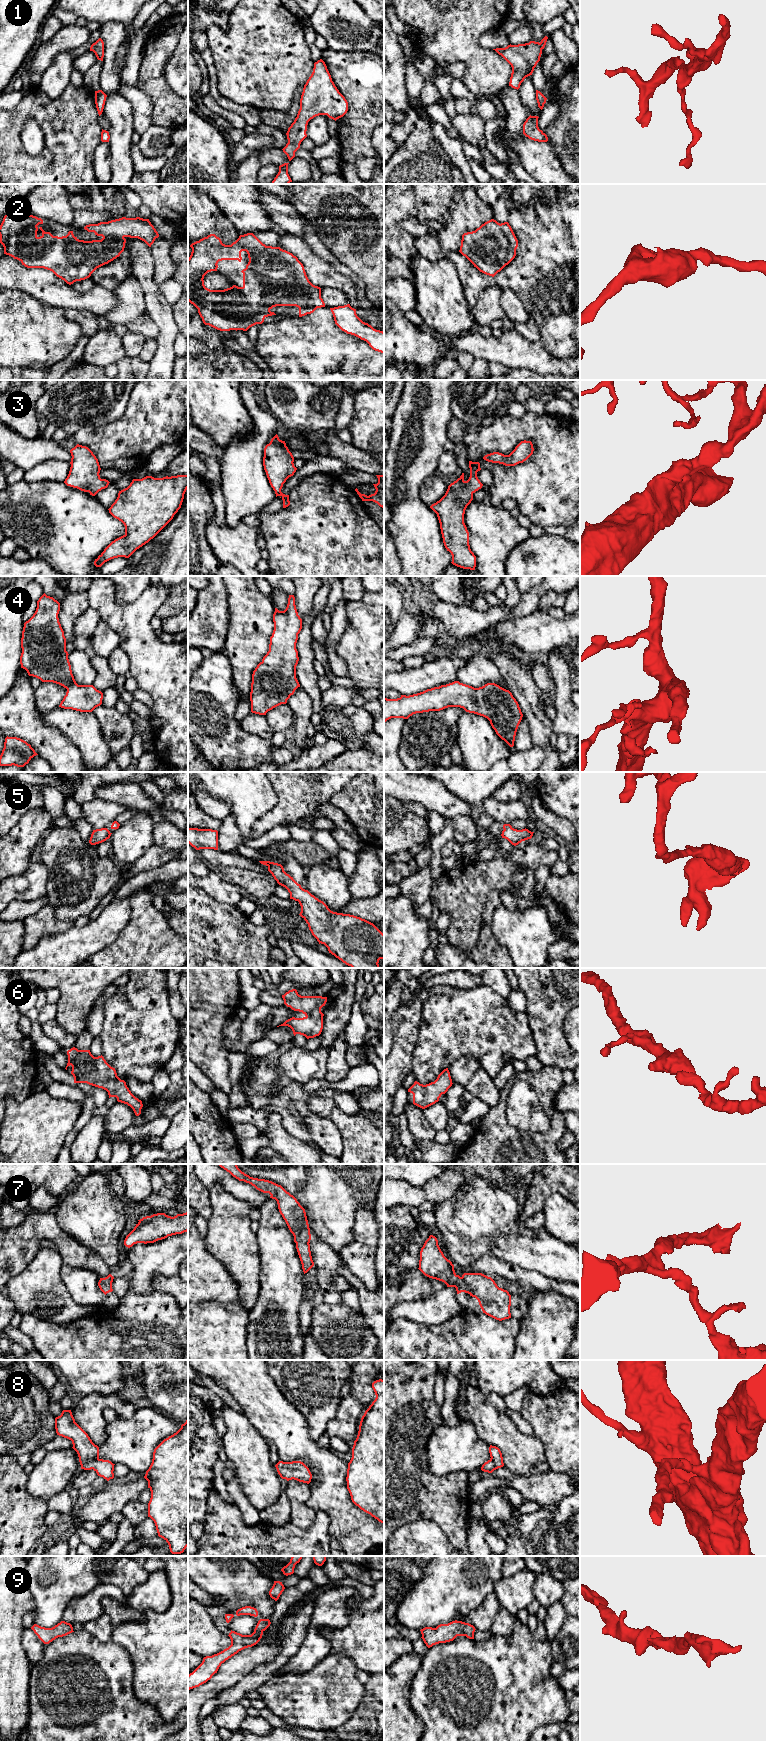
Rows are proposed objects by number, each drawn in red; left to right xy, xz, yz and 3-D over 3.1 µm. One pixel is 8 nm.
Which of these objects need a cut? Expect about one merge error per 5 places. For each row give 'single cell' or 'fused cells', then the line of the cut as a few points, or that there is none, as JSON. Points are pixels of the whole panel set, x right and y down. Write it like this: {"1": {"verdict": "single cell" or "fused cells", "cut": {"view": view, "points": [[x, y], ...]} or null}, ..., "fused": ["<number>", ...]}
{"1": {"verdict": "single cell", "cut": null}, "2": {"verdict": "single cell", "cut": null}, "3": {"verdict": "single cell", "cut": null}, "4": {"verdict": "single cell", "cut": null}, "5": {"verdict": "single cell", "cut": null}, "6": {"verdict": "single cell", "cut": null}, "7": {"verdict": "single cell", "cut": null}, "8": {"verdict": "single cell", "cut": null}, "9": {"verdict": "single cell", "cut": null}, "fused": []}

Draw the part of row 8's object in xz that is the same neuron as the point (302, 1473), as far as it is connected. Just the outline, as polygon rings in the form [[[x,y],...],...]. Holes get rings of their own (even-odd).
[[[279,1461],[275,1467],[282,1479],[287,1481],[294,1479],[307,1484],[311,1482],[312,1474],[309,1468],[301,1461]]]

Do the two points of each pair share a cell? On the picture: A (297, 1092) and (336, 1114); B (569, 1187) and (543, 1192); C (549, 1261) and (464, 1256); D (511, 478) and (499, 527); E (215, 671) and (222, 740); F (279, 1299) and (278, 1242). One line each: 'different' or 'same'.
A: different
B: same
C: same
D: different
E: same
F: same

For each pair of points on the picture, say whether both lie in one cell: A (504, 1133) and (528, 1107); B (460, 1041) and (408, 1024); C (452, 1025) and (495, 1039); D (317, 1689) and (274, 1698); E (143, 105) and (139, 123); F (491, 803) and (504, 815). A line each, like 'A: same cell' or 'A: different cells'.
A: different cells
B: different cells
C: same cell
D: same cell
E: same cell
F: same cell

